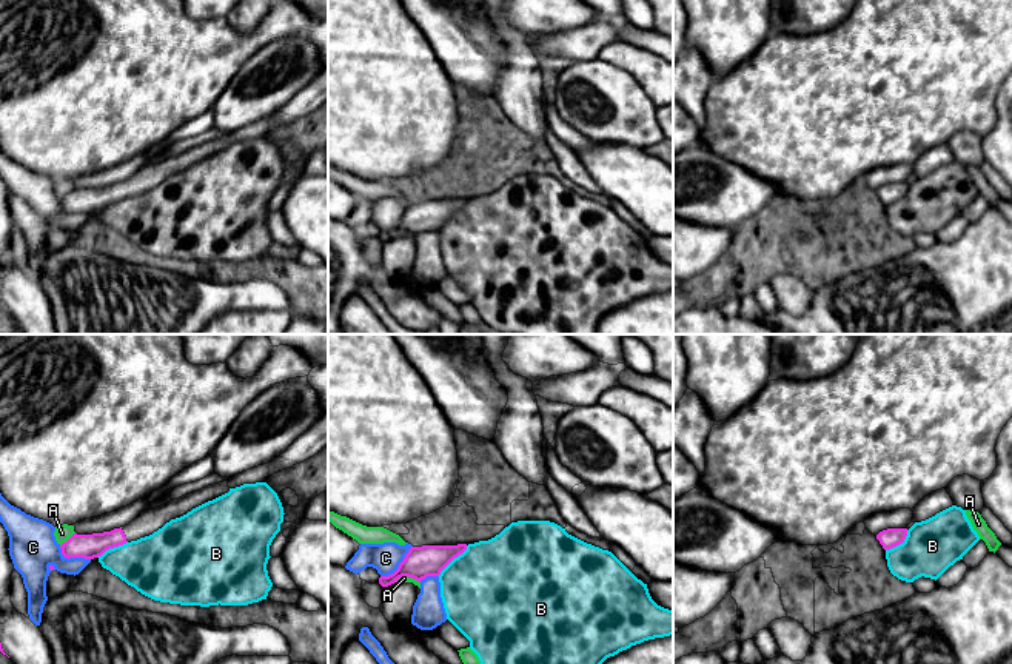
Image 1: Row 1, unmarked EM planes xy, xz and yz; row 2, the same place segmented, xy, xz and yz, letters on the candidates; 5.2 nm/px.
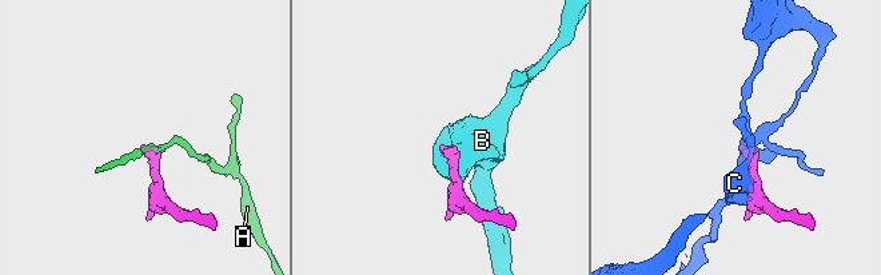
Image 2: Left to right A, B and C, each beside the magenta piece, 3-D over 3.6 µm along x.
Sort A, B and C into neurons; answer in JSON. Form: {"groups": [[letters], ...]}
{"groups": [["A"], ["B"], ["C"]]}

